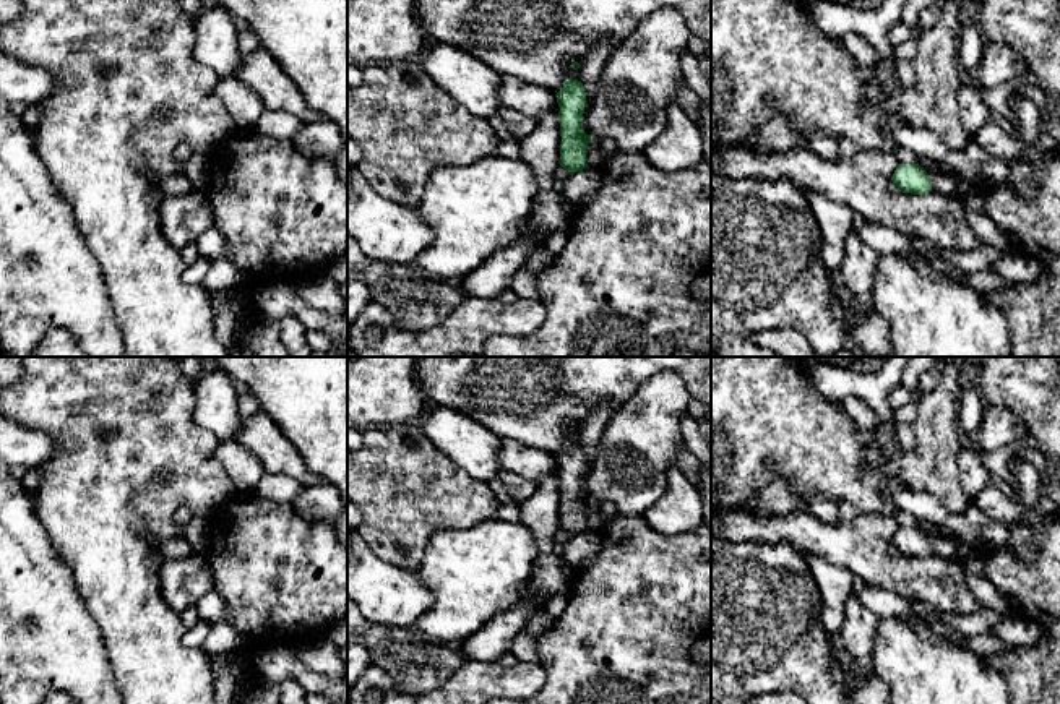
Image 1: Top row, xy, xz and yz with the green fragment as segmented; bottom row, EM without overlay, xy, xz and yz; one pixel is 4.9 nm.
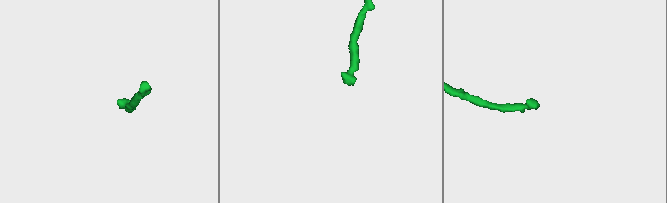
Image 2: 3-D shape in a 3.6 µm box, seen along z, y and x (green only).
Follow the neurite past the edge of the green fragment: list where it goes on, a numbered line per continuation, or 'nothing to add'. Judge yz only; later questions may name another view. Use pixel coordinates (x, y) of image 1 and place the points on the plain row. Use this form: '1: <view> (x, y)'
1: yz (947, 547)

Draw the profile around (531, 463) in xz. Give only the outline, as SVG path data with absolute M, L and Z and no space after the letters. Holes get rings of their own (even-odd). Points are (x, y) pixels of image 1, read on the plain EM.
M506 438L500 440L497 461L502 470L511 470L534 483L537 483L544 475L552 474L557 479L560 475L555 456L539 448L524 446Z

